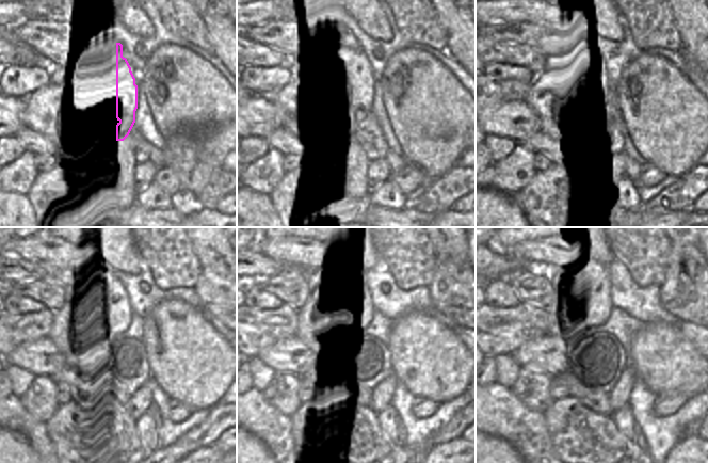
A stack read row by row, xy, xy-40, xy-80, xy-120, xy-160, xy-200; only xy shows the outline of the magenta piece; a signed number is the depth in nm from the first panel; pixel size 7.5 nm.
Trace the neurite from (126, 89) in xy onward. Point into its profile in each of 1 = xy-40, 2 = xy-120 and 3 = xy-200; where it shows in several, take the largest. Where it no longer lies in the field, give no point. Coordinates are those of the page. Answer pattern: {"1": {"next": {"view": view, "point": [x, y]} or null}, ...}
{"1": {"next": {"view": "xy-40", "point": [364, 78]}}, "2": {"next": {"view": "xy-120", "point": [123, 302]}}, "3": {"next": {"view": "xy-200", "point": [599, 268]}}}

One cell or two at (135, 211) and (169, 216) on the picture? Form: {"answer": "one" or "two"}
{"answer": "one"}

